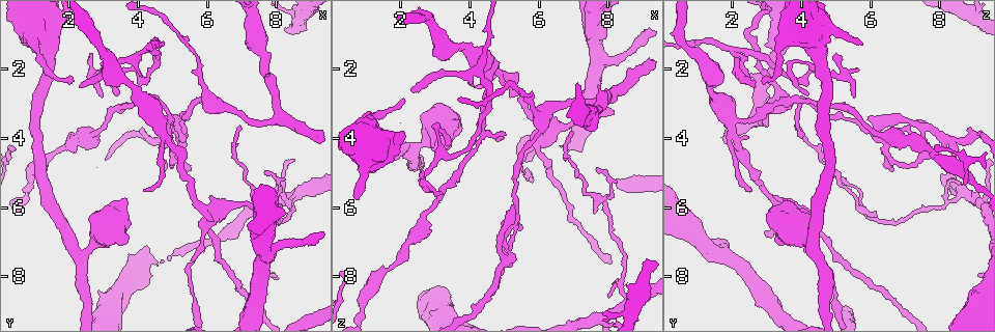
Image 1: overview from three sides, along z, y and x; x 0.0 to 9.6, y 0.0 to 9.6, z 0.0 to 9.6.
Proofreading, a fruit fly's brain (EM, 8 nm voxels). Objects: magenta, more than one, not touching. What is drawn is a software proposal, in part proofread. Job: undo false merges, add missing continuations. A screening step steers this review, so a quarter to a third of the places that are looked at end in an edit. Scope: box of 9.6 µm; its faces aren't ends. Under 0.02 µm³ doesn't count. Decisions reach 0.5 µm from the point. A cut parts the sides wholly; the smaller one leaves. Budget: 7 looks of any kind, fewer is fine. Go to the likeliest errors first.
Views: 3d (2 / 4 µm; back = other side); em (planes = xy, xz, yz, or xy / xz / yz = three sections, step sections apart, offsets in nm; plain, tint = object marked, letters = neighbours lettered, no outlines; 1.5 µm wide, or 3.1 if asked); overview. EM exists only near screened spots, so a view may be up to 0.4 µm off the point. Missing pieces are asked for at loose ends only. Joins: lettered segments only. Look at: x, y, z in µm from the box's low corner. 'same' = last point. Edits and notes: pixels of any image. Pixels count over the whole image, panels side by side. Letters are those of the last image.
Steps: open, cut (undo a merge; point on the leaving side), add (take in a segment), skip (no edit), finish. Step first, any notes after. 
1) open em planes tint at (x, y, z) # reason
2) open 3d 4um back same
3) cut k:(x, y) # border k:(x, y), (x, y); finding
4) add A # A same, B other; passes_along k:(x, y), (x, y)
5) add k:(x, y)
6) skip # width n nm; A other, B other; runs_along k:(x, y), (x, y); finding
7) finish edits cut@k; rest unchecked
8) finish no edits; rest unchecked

open em planes letters at (4.05, 2.25, 2.50) # tapers out

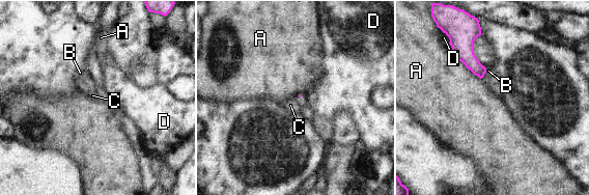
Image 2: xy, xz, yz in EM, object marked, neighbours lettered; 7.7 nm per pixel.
skip # A other, B other, C other, D other; no lettered segment goes on from it

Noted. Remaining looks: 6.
open em planes letters at (4.90, 4.00, 4.00)

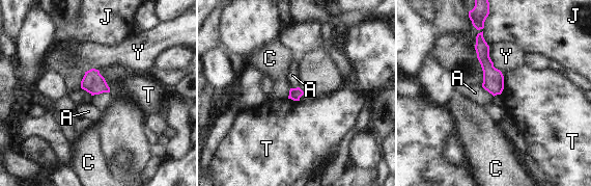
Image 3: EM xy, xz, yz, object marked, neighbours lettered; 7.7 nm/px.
skip # A other, C other, J other, T other, Y other; border 3:(481, 85), (494, 96); none of them fits

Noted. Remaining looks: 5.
open em yz step 4 tint at (2.65, 1.60, 4.95) # an open end

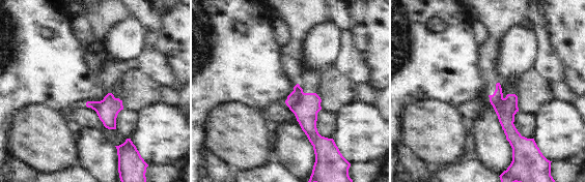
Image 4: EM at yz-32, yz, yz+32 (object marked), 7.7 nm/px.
open em planes letters same # another direction

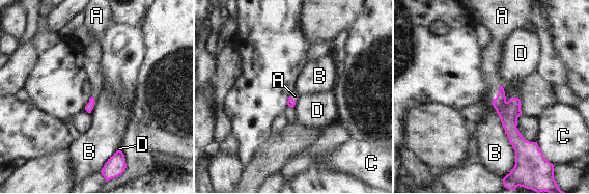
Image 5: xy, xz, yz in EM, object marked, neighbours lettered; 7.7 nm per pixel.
add A # A same, B other, C other, D other; the neuron continues

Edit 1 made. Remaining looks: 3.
finish edits add@5; rest unchecked

